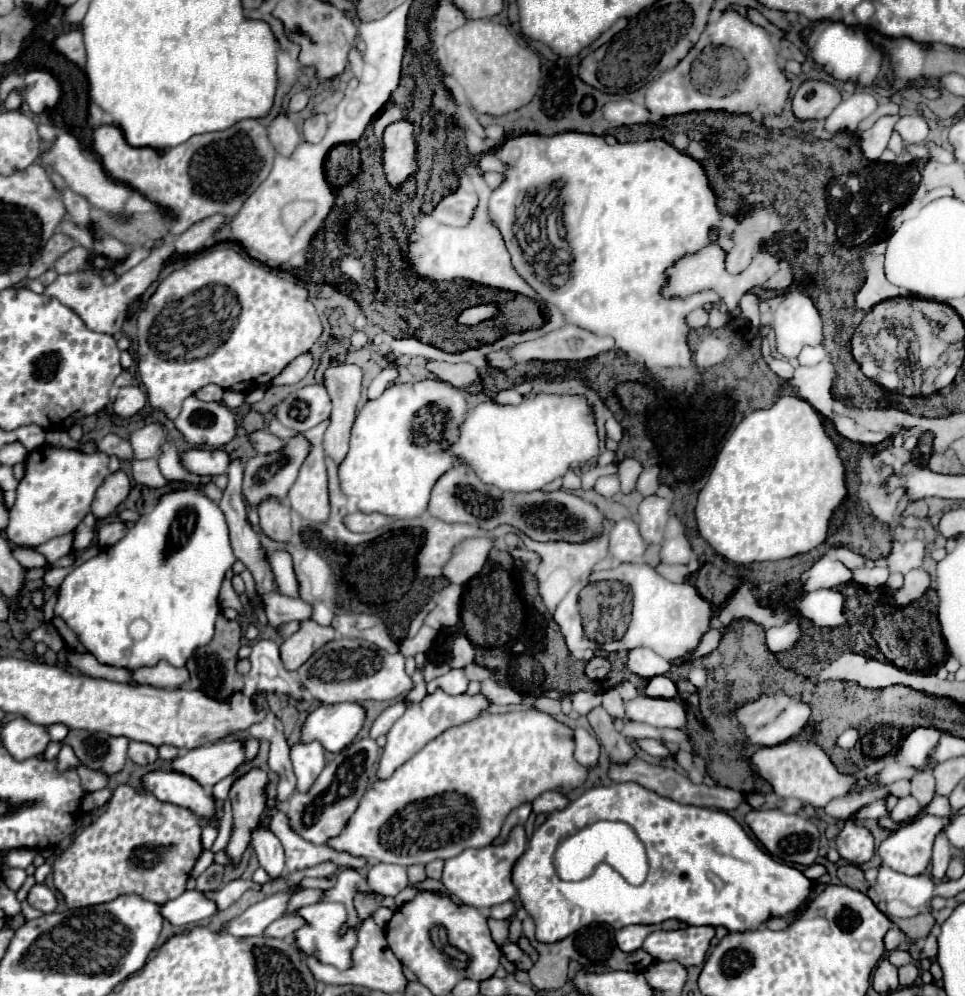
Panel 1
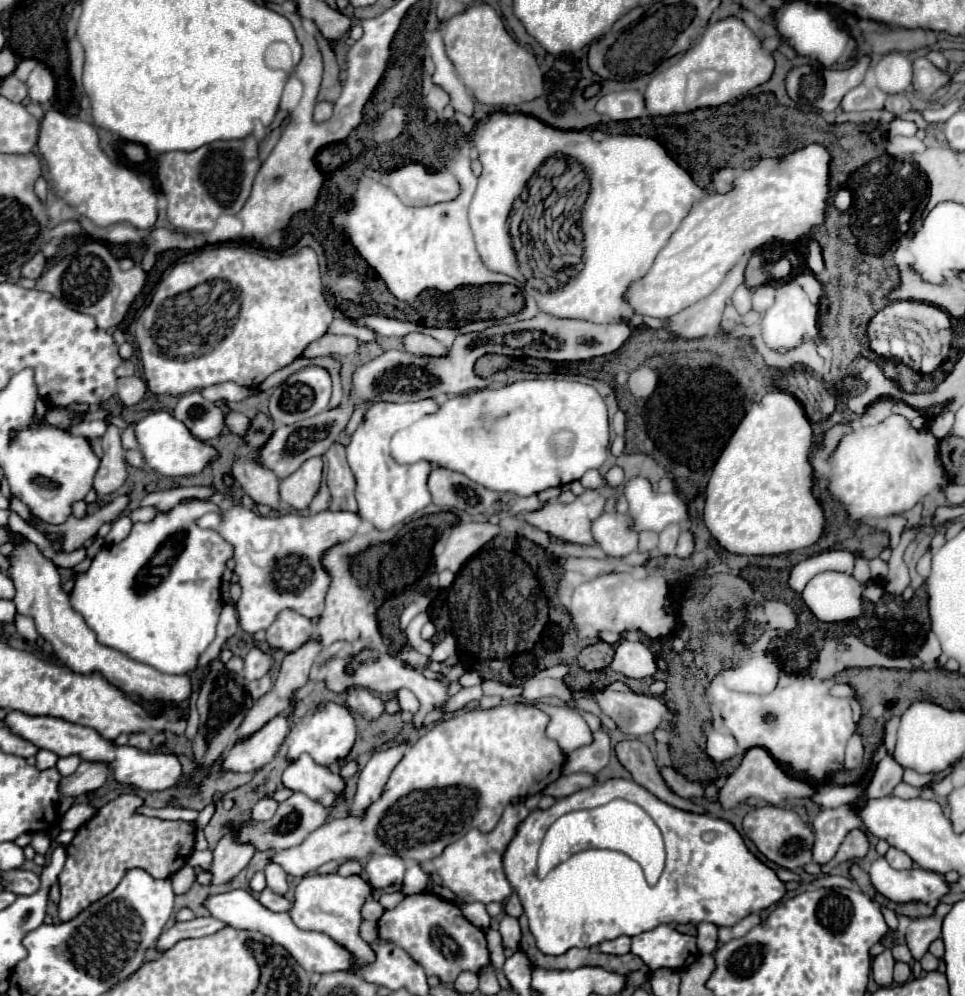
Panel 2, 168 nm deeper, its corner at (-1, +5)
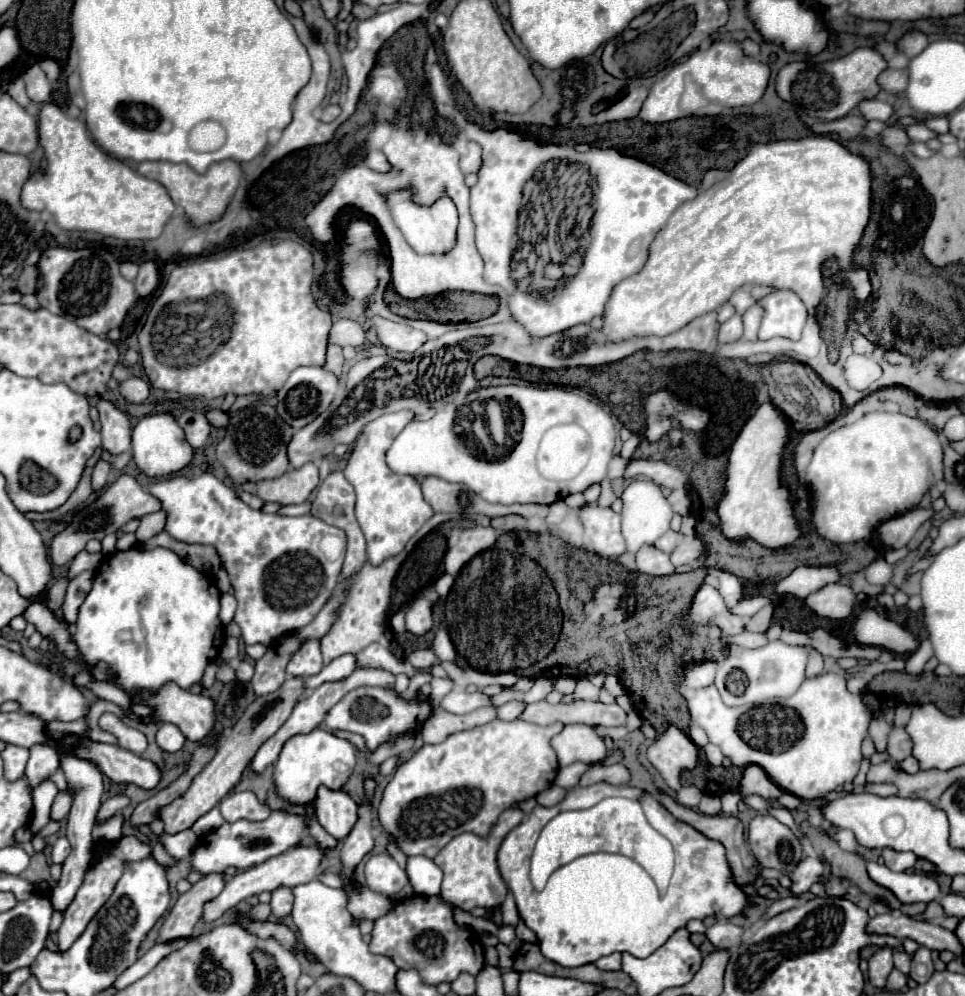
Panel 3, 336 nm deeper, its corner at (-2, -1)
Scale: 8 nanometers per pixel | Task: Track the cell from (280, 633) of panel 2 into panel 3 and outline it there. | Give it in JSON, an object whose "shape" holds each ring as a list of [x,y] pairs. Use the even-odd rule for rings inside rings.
{"shape":[[[311,641],[311,643],[303,643],[303,647],[293,655],[291,663],[287,665],[287,675],[309,677],[309,675],[317,675],[321,669],[323,669],[323,661],[321,661],[319,641]]]}

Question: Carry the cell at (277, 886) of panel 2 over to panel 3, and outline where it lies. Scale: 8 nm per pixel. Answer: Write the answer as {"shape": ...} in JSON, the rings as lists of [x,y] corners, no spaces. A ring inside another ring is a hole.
{"shape":[[[279,887],[273,891],[273,899],[271,899],[271,913],[283,921],[287,915],[291,915],[293,909],[293,893],[287,887]]]}

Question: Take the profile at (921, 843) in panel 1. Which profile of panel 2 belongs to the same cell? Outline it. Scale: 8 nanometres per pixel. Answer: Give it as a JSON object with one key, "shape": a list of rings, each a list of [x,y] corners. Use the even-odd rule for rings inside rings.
{"shape":[[[890,847],[886,853],[886,861],[890,863],[890,867],[894,869],[910,869],[914,865],[914,861],[910,861],[910,857],[906,857],[906,853],[902,853],[900,849]]]}

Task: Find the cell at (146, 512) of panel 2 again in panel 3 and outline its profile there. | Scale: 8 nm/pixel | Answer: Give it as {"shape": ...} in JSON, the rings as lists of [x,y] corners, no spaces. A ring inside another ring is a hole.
{"shape":[[[157,511],[157,513],[145,515],[145,517],[141,519],[141,523],[139,523],[139,529],[135,531],[137,541],[139,541],[139,543],[143,543],[143,541],[151,539],[153,535],[161,533],[161,531],[163,531],[163,527],[165,527],[165,515],[163,515],[163,511]]]}

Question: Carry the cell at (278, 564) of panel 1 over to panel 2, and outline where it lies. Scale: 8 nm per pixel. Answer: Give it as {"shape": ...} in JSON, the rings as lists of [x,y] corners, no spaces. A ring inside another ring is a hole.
{"shape":[[[232,507],[230,511],[222,513],[206,513],[198,519],[198,525],[208,529],[218,529],[220,535],[234,547],[234,561],[236,561],[236,575],[238,583],[242,585],[242,597],[236,603],[240,627],[246,633],[256,633],[260,629],[268,629],[274,617],[282,609],[294,609],[304,617],[318,617],[324,611],[324,595],[330,585],[328,573],[320,565],[320,555],[338,541],[350,539],[356,529],[360,527],[362,519],[358,513],[352,511],[322,511],[316,515],[274,515],[274,517],[260,517],[246,507]]]}

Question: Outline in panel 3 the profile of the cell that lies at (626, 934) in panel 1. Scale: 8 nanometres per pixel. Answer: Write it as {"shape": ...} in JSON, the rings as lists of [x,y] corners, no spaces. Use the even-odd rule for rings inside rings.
{"shape":[[[621,953],[601,957],[599,961],[595,961],[595,967],[603,969],[603,971],[619,971],[621,969]]]}

